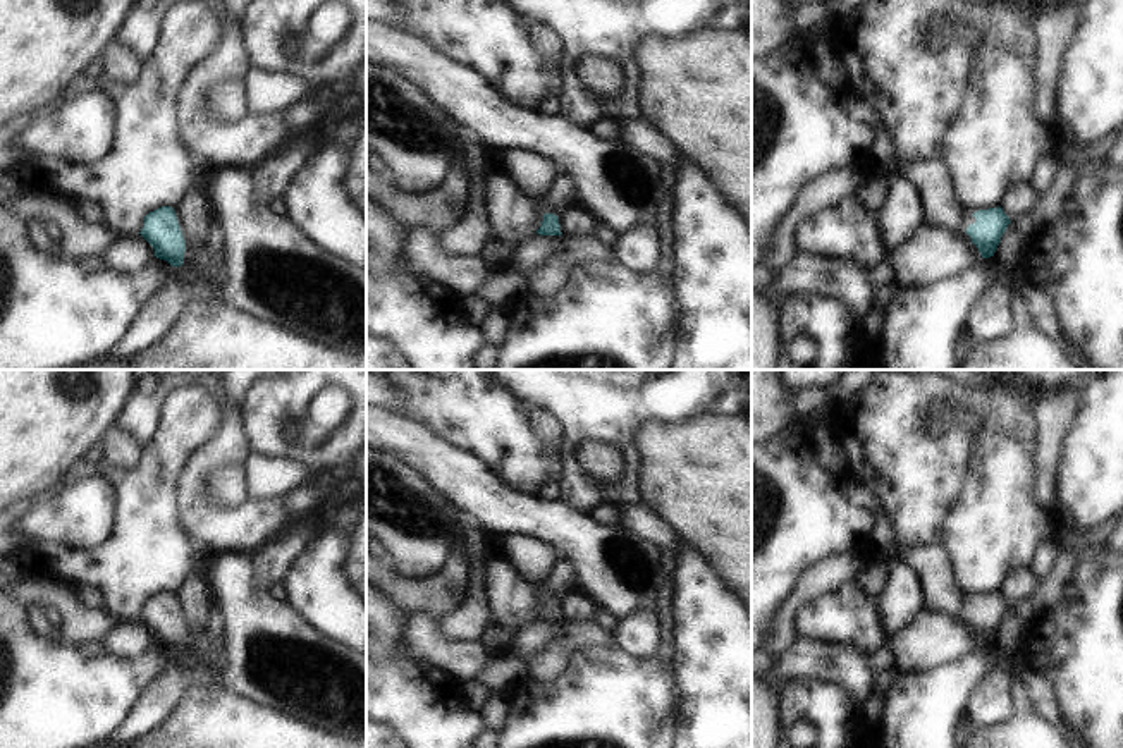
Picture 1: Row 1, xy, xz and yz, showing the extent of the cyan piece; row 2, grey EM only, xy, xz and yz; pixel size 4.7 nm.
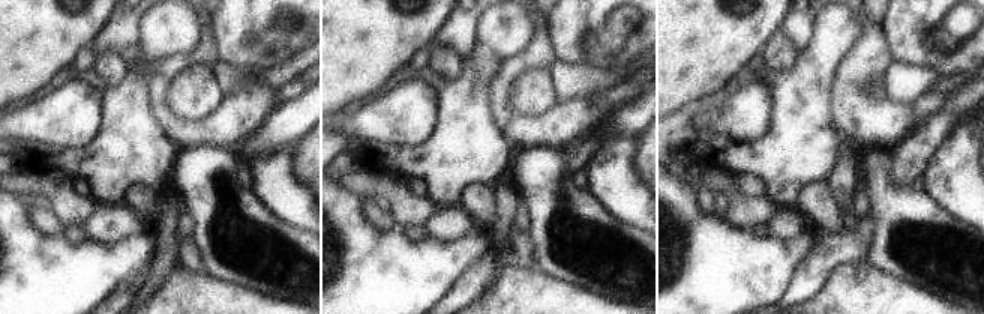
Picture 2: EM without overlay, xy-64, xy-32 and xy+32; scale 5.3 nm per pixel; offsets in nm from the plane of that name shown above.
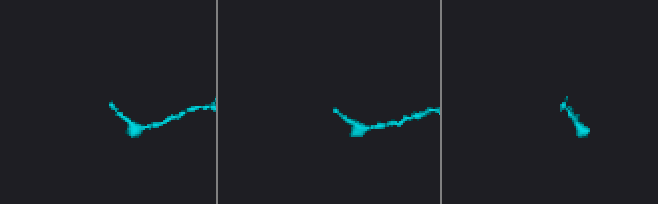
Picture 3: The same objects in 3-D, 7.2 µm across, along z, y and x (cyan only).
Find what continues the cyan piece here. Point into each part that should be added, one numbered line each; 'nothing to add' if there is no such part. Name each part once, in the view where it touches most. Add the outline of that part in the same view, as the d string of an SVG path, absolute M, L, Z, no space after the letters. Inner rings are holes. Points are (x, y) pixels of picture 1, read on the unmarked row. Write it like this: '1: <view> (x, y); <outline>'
nothing to add

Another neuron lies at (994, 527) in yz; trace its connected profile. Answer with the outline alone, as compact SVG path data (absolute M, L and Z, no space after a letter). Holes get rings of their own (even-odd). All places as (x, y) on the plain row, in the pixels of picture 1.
M991 426L972 437L972 464L961 495L941 526L941 545L954 564L958 586L970 600L1001 592L1008 574L1022 566L1030 567L1039 543L1058 531L1051 512L1034 502L1034 483L1034 445Z

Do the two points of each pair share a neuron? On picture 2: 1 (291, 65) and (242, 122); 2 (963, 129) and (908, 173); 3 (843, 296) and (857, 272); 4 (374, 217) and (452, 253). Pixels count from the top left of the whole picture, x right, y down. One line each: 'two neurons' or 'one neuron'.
1: two neurons
2: two neurons
3: one neuron
4: two neurons

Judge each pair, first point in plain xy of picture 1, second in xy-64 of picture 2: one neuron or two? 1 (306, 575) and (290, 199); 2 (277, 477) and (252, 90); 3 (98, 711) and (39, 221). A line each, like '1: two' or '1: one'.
1: one
2: two
3: two

